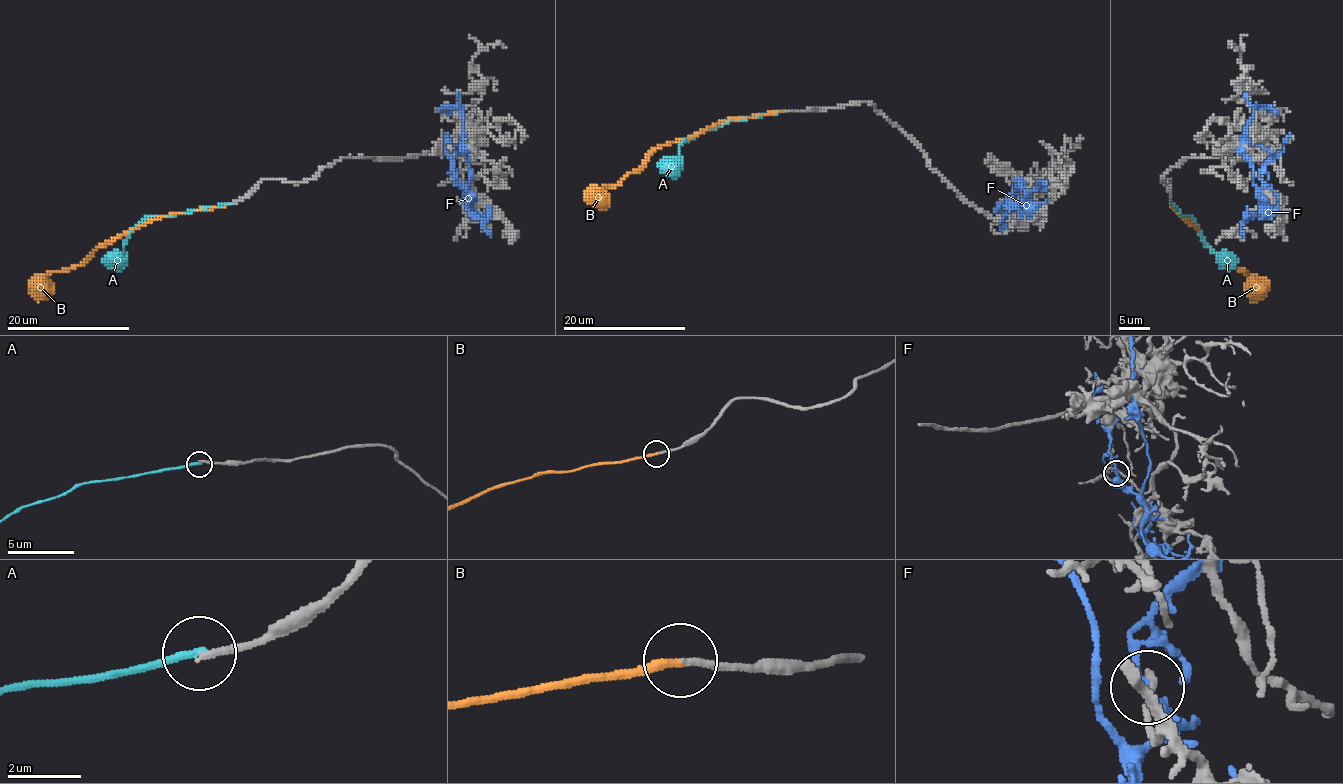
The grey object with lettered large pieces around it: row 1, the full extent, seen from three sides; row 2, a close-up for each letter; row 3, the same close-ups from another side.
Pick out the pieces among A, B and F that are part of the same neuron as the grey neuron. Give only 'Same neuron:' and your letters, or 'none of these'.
Same neuron: B

